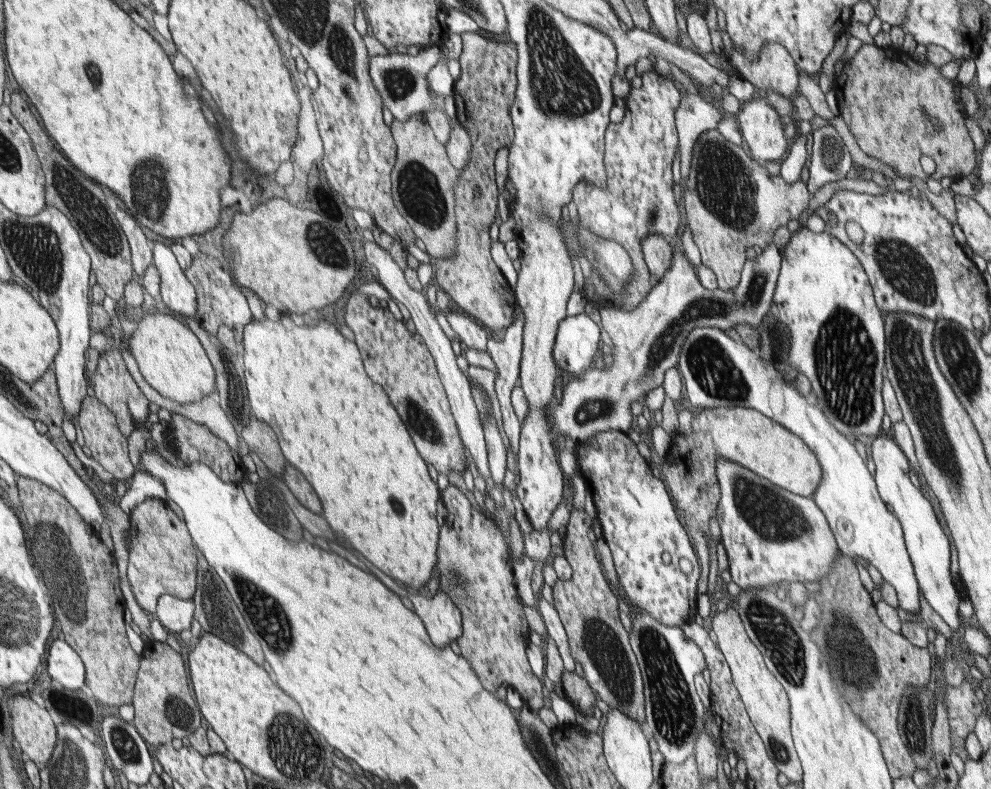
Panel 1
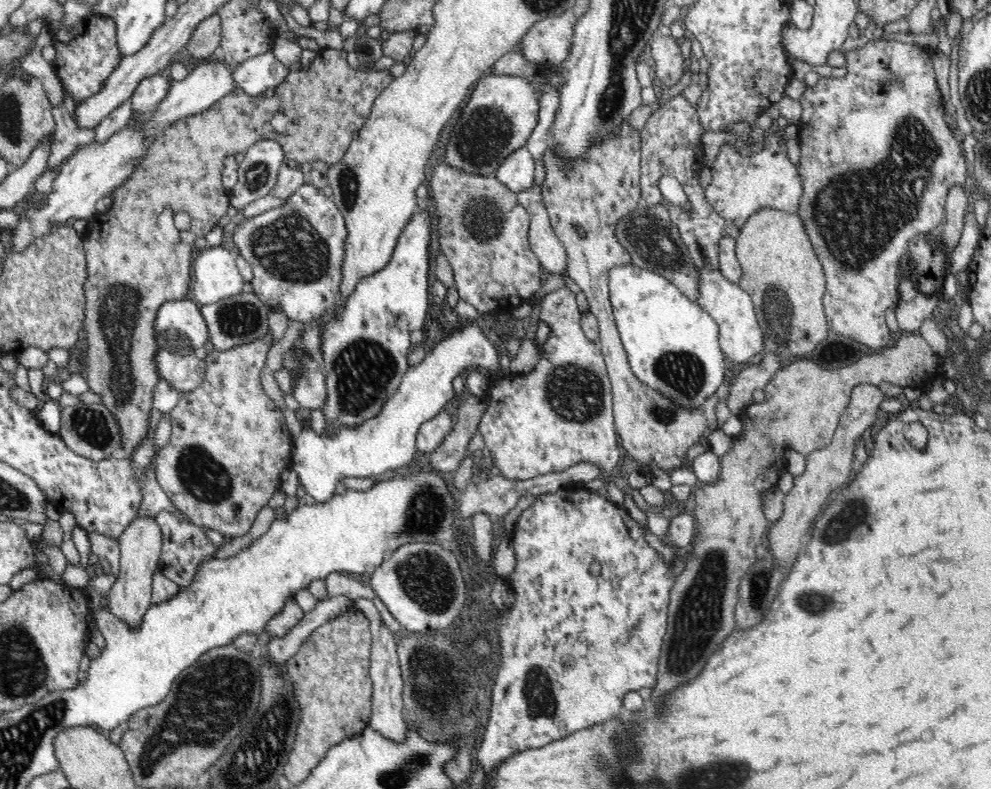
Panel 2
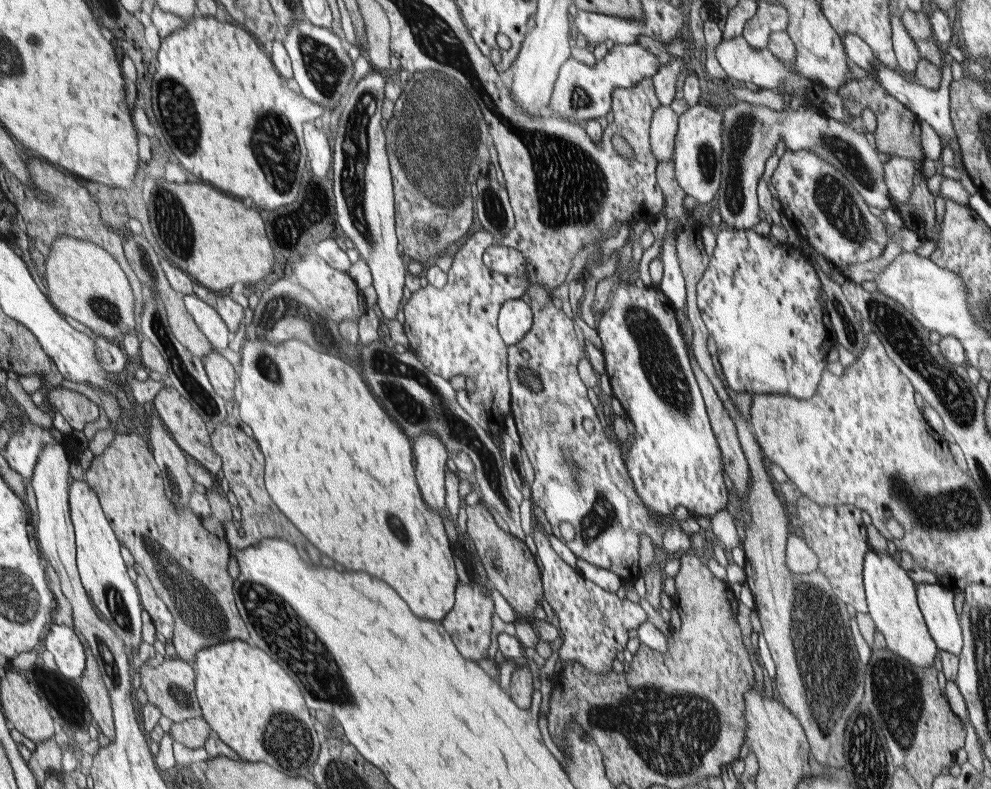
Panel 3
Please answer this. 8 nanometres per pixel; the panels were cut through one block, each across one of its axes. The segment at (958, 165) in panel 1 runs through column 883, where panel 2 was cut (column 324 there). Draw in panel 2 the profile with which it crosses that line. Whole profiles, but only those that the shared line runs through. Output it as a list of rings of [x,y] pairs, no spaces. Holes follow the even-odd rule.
[[[320,50],[318,52],[318,58],[310,64],[310,68],[306,70],[290,70],[290,74],[282,80],[282,84],[276,86],[276,94],[274,98],[266,98],[266,96],[248,96],[246,92],[242,92],[242,88],[234,88],[230,94],[226,94],[226,98],[220,98],[210,110],[204,110],[202,114],[196,114],[196,116],[190,116],[190,118],[184,118],[180,122],[176,122],[174,126],[170,126],[166,130],[164,136],[160,136],[154,146],[148,148],[148,152],[144,154],[144,158],[138,162],[136,170],[132,172],[132,176],[114,192],[114,204],[112,204],[112,210],[108,210],[106,214],[98,214],[94,216],[96,220],[96,226],[100,226],[100,232],[90,232],[84,240],[84,250],[88,254],[88,268],[90,268],[90,282],[88,282],[88,320],[86,320],[86,334],[84,334],[84,356],[86,356],[86,364],[84,364],[84,378],[88,380],[90,388],[94,394],[100,394],[102,400],[104,400],[104,406],[118,418],[120,422],[120,428],[122,428],[122,438],[124,438],[124,452],[132,456],[134,448],[138,448],[148,432],[150,432],[150,412],[154,410],[154,388],[156,384],[162,380],[160,378],[160,368],[156,364],[156,354],[158,354],[158,348],[156,346],[156,338],[154,338],[154,326],[156,326],[156,314],[158,310],[162,310],[162,306],[166,306],[166,302],[182,302],[188,298],[190,294],[190,266],[192,266],[192,252],[194,252],[194,240],[196,238],[206,238],[220,222],[222,216],[228,214],[228,208],[230,208],[230,190],[224,186],[222,182],[222,170],[224,170],[224,160],[226,158],[240,158],[250,146],[254,146],[256,142],[260,140],[274,140],[274,142],[280,142],[286,150],[286,158],[290,160],[292,166],[302,166],[302,164],[314,164],[314,162],[324,162],[328,166],[334,166],[338,162],[344,160],[352,140],[354,140],[354,132],[360,132],[366,124],[366,120],[370,118],[372,114],[372,106],[374,102],[378,100],[378,96],[394,82],[396,76],[392,76],[390,70],[384,70],[384,72],[358,72],[354,68],[350,68],[348,64],[348,54],[346,52],[340,52],[340,50]],[[170,208],[176,214],[180,212],[186,212],[190,216],[190,230],[184,234],[184,242],[182,246],[172,246],[164,240],[160,228],[158,228],[158,216]]]

